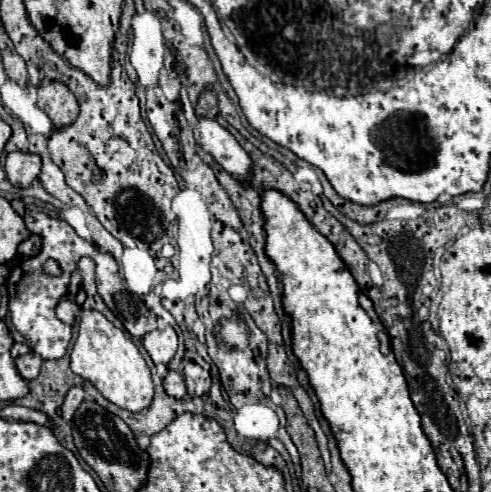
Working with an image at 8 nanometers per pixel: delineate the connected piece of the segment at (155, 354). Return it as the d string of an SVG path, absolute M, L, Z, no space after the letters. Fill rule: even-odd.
M166 326L166 328L158 328L154 332L148 332L144 338L142 338L142 344L148 352L148 356L152 358L152 362L158 366L158 364L164 364L168 366L170 360L174 358L178 348L178 338L176 338L176 332L174 328Z

